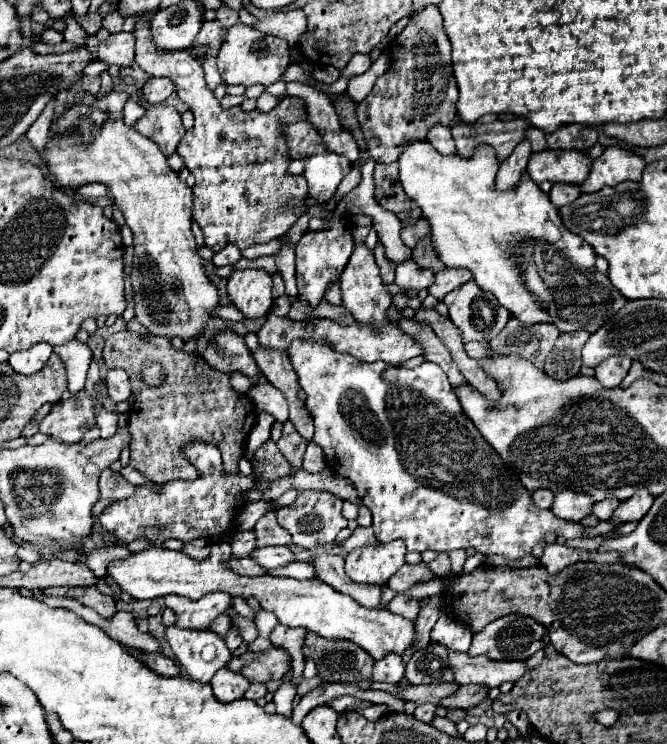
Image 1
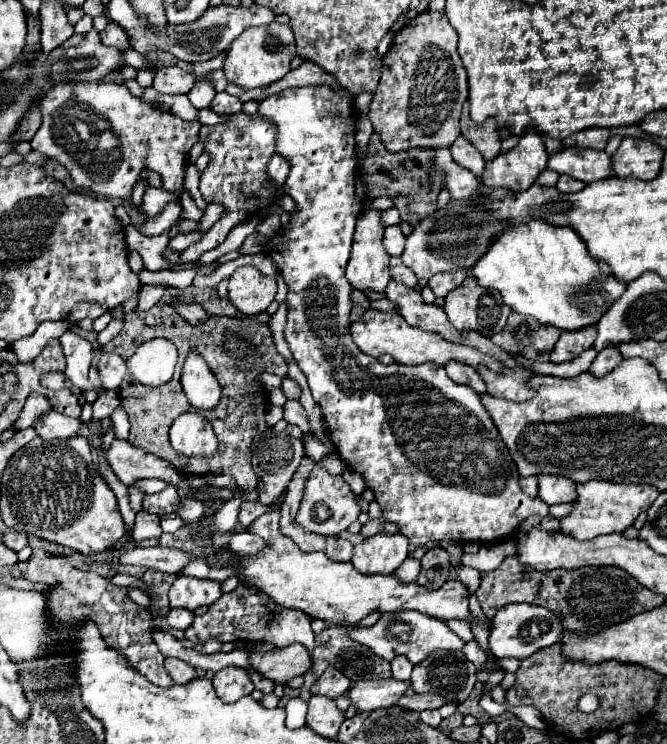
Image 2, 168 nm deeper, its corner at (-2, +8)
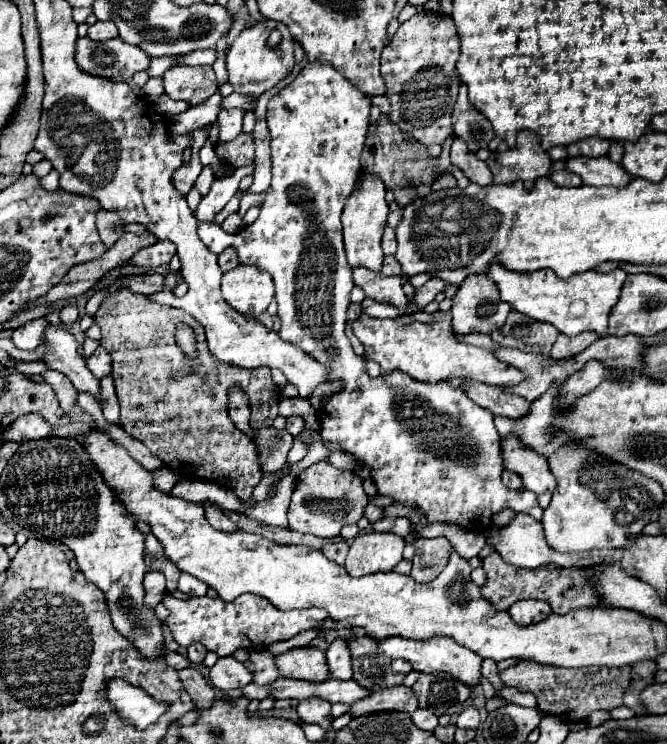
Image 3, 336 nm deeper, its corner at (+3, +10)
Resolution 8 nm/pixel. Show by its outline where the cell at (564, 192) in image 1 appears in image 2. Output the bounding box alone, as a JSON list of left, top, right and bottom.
[556,176,584,192]

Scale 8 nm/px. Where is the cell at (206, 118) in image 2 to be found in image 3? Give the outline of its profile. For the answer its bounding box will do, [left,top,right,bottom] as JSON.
[217,110,243,142]

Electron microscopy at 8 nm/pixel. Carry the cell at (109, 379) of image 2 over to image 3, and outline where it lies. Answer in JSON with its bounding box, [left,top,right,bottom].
[87,348,111,378]

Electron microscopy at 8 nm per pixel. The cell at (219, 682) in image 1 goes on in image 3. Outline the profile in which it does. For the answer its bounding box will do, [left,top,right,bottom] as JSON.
[209,656,253,690]

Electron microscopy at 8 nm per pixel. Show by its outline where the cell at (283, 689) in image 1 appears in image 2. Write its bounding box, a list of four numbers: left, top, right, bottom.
[286,698,306,728]

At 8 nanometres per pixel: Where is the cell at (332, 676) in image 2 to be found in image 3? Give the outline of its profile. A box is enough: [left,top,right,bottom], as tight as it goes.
[325,638,351,680]

